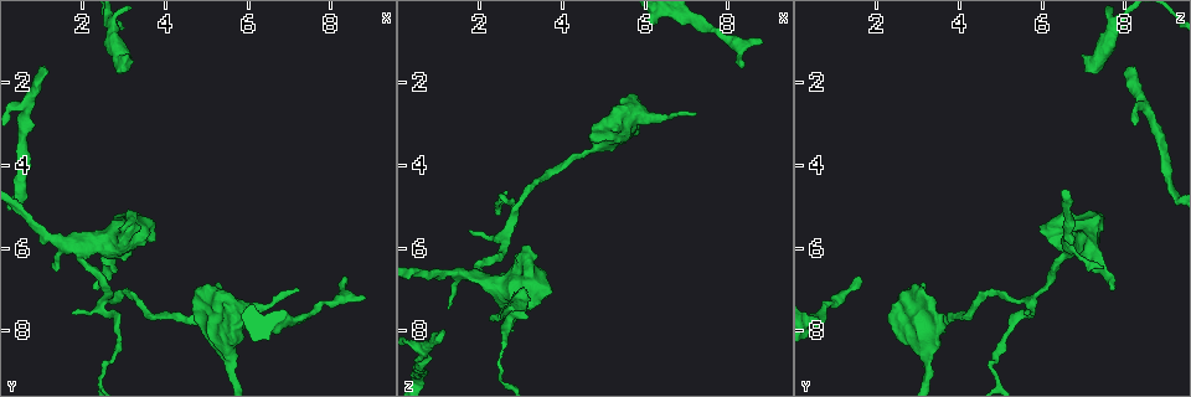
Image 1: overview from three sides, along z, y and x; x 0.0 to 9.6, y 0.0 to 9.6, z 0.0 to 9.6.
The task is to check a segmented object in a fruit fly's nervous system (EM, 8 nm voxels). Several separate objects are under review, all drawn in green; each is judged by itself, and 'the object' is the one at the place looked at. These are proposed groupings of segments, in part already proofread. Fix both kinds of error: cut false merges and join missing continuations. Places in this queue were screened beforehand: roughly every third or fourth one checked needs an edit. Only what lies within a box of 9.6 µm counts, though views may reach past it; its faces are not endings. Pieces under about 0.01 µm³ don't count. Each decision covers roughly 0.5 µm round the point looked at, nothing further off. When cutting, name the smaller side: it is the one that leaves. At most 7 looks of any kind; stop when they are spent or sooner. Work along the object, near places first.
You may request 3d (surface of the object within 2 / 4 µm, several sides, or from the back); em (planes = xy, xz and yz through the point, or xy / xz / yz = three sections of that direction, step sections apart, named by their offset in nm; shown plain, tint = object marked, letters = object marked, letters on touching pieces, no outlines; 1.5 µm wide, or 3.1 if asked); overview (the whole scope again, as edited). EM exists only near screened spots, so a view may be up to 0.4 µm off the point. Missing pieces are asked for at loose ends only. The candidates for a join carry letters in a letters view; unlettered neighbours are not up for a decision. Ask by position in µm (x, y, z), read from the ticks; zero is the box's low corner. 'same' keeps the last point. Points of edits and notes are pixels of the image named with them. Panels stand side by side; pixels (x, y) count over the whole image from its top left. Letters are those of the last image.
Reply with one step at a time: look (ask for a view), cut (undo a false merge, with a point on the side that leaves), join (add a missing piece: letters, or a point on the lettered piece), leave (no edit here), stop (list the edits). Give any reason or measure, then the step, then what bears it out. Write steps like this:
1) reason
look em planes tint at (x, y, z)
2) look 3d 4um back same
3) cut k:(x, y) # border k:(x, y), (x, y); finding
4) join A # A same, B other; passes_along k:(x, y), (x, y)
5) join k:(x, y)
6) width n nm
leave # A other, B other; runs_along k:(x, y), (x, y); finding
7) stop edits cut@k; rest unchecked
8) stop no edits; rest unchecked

stops while still wide
look em planes letters at (2.85, 1.75, 7.25)

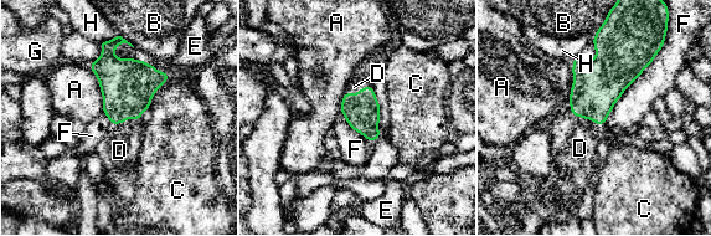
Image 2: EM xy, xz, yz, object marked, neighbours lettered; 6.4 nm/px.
longest_contact F 550 nm
join 2:(580, 148) # A other, B other, C other, D same, E other, F other, G other, H other; passes_along 2:(597, 85), (585, 118), (580, 148); the neuron continues

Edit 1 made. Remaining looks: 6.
branch stops here
look 3d 4um at (1.15, 1.55, 8.25)

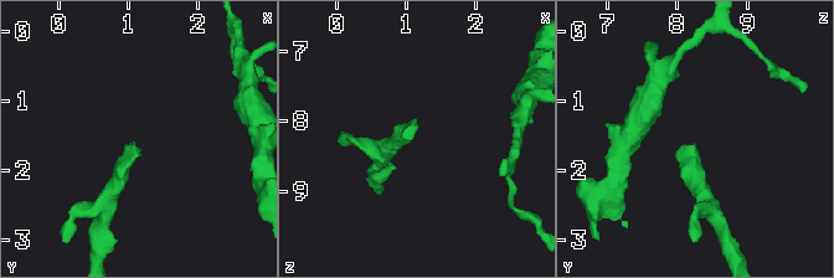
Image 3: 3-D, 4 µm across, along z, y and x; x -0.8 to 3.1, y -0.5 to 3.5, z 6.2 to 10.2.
now the EM
look em planes tint at (1.05, 1.65, 8.25)

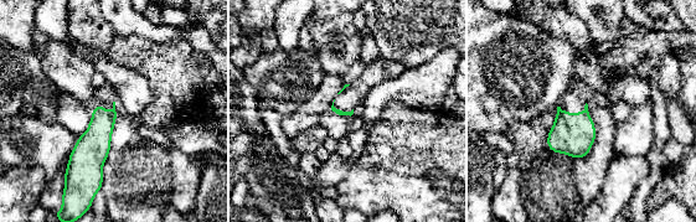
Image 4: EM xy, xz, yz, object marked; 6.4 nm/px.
look em planes letters same

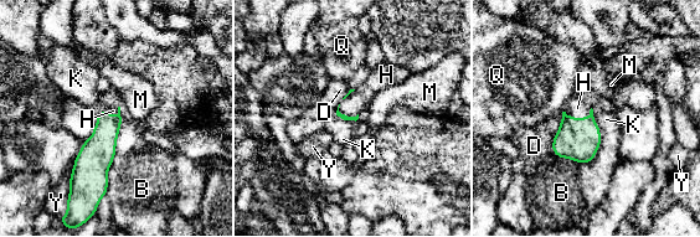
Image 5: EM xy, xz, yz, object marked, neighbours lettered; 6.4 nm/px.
longest_contact B 500 nm
join 5:(577, 108) # B other, D other, H same, K other, M other, Q other, Y other; passes_along 5:(578, 139), (578, 118), (577, 108); it goes on there

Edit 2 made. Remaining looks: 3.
two arms in line, one across
look 3d 2um back at (2.65, 7.05, 5.85)

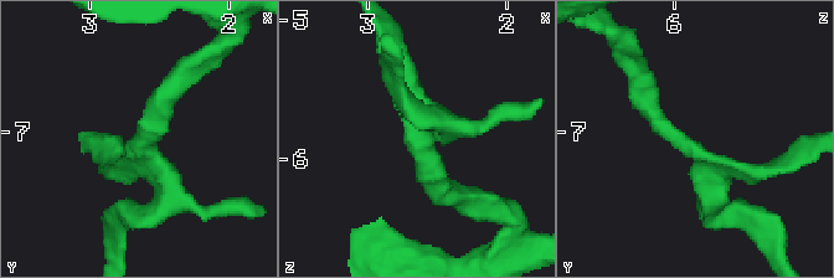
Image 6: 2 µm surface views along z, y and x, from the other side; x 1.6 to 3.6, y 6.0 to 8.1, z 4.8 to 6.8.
look em yz step 8 tint at (2.58, 7.08, 5.88)

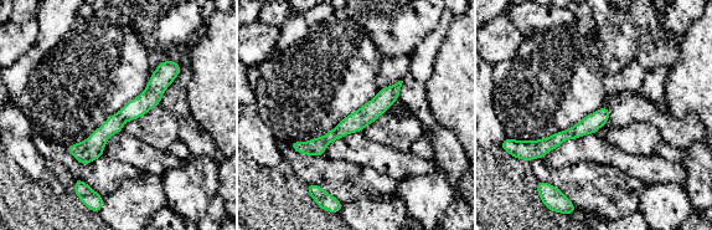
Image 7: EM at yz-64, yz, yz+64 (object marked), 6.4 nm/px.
look em planes letters same

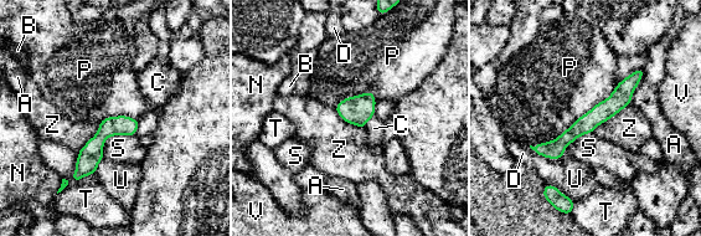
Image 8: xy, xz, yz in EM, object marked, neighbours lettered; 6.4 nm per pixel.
leave # A other, B other, C other, D other, N other, P other, S other, T other, U other, V other, Z other; runs_along 8:(639, 73), (556, 148), (537, 149); all the same neuron

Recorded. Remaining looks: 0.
stop edits join@2, join@5; rest unchecked

